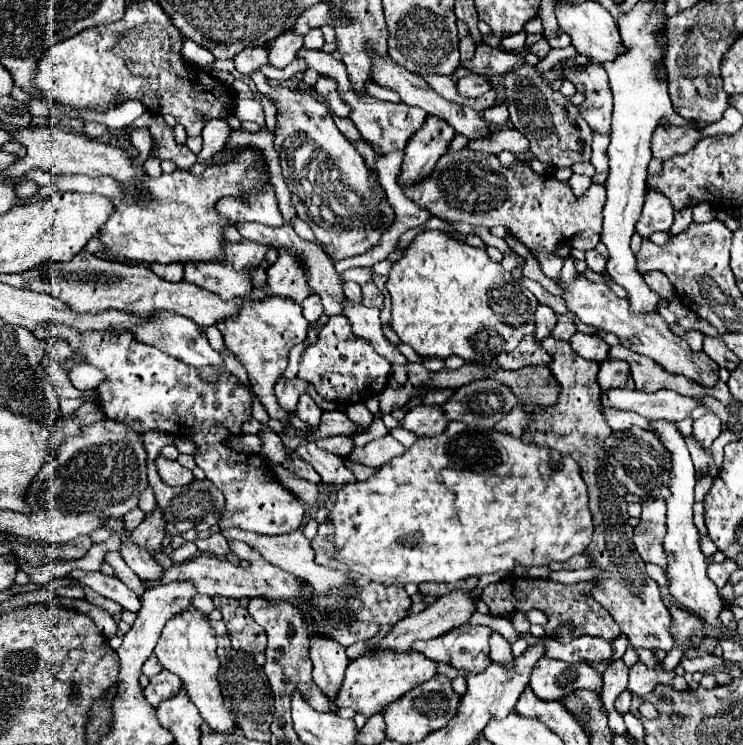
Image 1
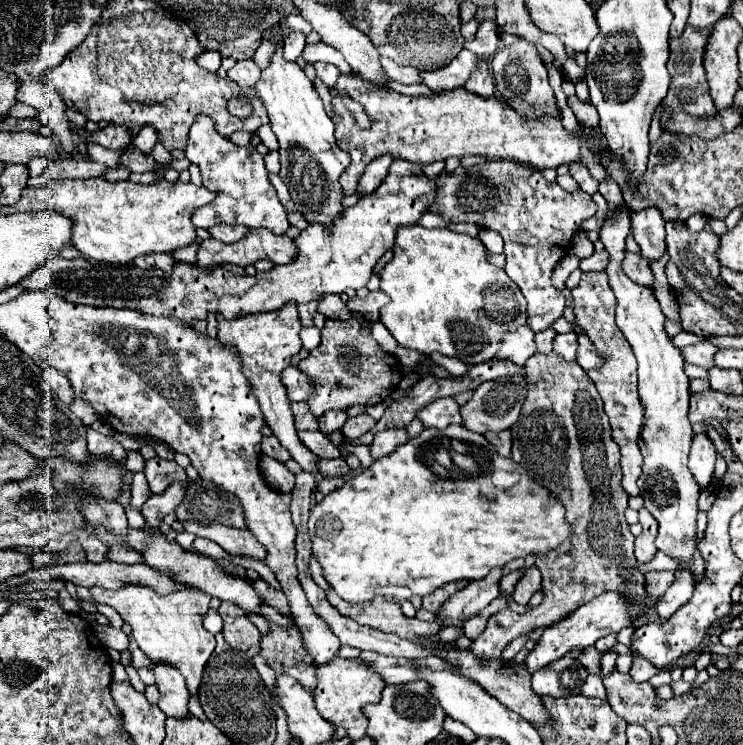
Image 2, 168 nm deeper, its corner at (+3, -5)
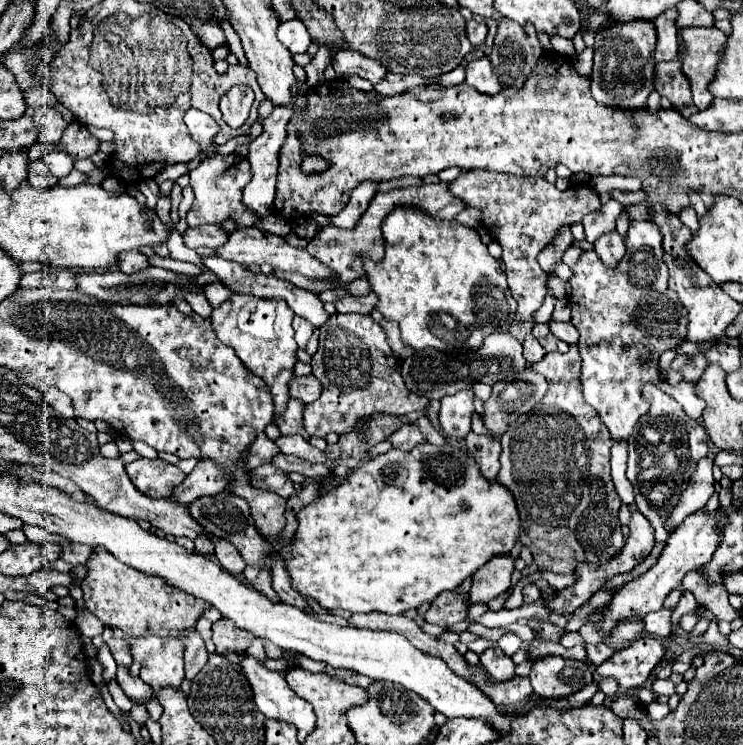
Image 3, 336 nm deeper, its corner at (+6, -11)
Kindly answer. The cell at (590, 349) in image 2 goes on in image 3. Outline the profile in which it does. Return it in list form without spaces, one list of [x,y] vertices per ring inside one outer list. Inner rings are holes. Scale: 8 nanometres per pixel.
[[[549,321],[549,329],[551,333],[561,339],[561,341],[569,341],[569,343],[577,343],[577,329],[571,323],[557,323],[557,321]]]

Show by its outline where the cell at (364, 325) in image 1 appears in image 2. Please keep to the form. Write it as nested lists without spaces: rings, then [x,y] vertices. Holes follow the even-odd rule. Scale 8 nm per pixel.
[[[330,295],[326,301],[320,301],[318,311],[326,317],[340,317],[340,319],[352,317],[352,311],[346,307],[346,301],[342,301],[338,295]]]

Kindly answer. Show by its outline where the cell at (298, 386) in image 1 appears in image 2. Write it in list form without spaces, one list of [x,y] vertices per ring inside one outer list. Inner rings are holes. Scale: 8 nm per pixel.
[[[288,367],[282,371],[282,383],[288,391],[290,403],[294,401],[306,401],[310,395],[310,377],[300,373],[296,367]]]

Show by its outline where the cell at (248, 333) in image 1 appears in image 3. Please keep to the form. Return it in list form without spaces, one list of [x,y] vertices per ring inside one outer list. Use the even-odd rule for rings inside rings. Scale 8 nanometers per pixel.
[[[233,293],[221,307],[213,309],[211,323],[217,337],[229,345],[235,355],[245,363],[245,367],[265,379],[273,395],[275,411],[281,413],[289,401],[289,379],[293,379],[295,351],[297,343],[293,339],[293,321],[295,313],[283,299],[259,299],[245,293]]]

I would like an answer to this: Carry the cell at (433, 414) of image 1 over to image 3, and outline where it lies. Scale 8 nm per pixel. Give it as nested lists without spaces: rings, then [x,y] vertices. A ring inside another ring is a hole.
[[[463,389],[451,397],[441,399],[439,425],[445,435],[463,439],[471,431],[471,417],[475,413],[473,399],[475,399],[473,389]]]

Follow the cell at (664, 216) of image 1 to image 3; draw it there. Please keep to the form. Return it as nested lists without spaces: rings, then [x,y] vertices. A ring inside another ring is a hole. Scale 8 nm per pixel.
[[[631,221],[627,235],[625,235],[625,247],[627,247],[627,259],[623,259],[615,269],[608,268],[601,263],[599,255],[595,251],[583,251],[579,261],[571,267],[573,277],[569,279],[571,285],[571,323],[579,331],[579,351],[583,359],[581,367],[581,383],[583,383],[583,395],[585,401],[593,407],[597,407],[597,413],[601,421],[607,425],[613,439],[623,439],[633,433],[633,427],[645,411],[649,411],[649,403],[645,403],[645,397],[641,395],[641,387],[645,381],[657,381],[661,383],[661,389],[669,393],[673,399],[681,403],[685,413],[693,419],[701,419],[701,413],[705,409],[705,403],[695,395],[697,382],[687,385],[687,381],[681,381],[677,385],[667,385],[661,379],[659,371],[653,371],[653,367],[641,367],[641,351],[649,351],[653,359],[659,359],[663,351],[677,349],[687,335],[687,313],[683,303],[679,303],[677,295],[669,291],[667,285],[667,267],[663,263],[663,247],[661,247],[661,231],[651,221]]]

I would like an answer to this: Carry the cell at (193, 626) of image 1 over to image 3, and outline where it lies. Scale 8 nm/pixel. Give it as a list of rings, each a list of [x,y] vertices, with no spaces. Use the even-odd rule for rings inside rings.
[[[95,547],[91,557],[87,559],[87,577],[83,579],[83,593],[87,609],[109,627],[121,629],[125,635],[141,637],[141,635],[159,635],[159,637],[183,637],[185,639],[184,671],[187,679],[193,679],[203,665],[207,663],[207,649],[201,635],[193,629],[197,619],[203,613],[201,599],[177,591],[165,583],[165,579],[155,575],[145,575],[119,559],[113,559],[105,547]]]

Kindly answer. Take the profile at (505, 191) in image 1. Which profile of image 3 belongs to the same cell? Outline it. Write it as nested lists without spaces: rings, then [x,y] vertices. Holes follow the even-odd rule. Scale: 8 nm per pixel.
[[[463,171],[451,185],[451,193],[463,199],[467,207],[475,207],[483,213],[489,231],[495,241],[503,247],[503,265],[509,281],[513,299],[517,301],[515,319],[509,325],[509,333],[523,341],[533,329],[533,313],[541,307],[545,299],[545,279],[547,273],[537,263],[537,253],[553,241],[555,233],[563,225],[573,225],[581,221],[587,213],[601,209],[601,199],[591,185],[573,185],[567,191],[559,191],[555,185],[547,183],[545,177],[529,179],[515,175],[501,175],[493,171]]]

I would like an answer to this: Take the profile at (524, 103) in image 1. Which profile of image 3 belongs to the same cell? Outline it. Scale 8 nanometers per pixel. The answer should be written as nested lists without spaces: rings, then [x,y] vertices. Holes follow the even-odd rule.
[[[497,19],[497,35],[495,35],[495,43],[493,43],[493,49],[491,49],[491,65],[499,77],[499,81],[503,85],[523,85],[525,79],[529,77],[531,69],[537,65],[539,57],[541,57],[541,45],[539,45],[539,39],[537,39],[537,31],[533,27],[533,23],[525,23],[525,25],[519,25],[519,23],[513,23],[511,19]]]

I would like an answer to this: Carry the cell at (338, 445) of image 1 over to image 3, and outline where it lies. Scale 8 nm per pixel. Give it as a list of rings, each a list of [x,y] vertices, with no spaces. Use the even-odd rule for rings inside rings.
[[[285,435],[285,437],[279,437],[275,443],[281,449],[281,453],[285,453],[285,455],[295,455],[309,463],[325,463],[327,461],[325,453],[311,447],[301,435]]]

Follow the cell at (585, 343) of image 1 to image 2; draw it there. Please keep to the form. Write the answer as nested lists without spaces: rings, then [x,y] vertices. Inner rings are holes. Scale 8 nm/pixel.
[[[570,331],[570,333],[564,333],[564,335],[558,335],[554,339],[554,349],[560,357],[564,357],[566,361],[576,361],[576,353],[578,353],[578,339],[576,339],[576,333]]]

